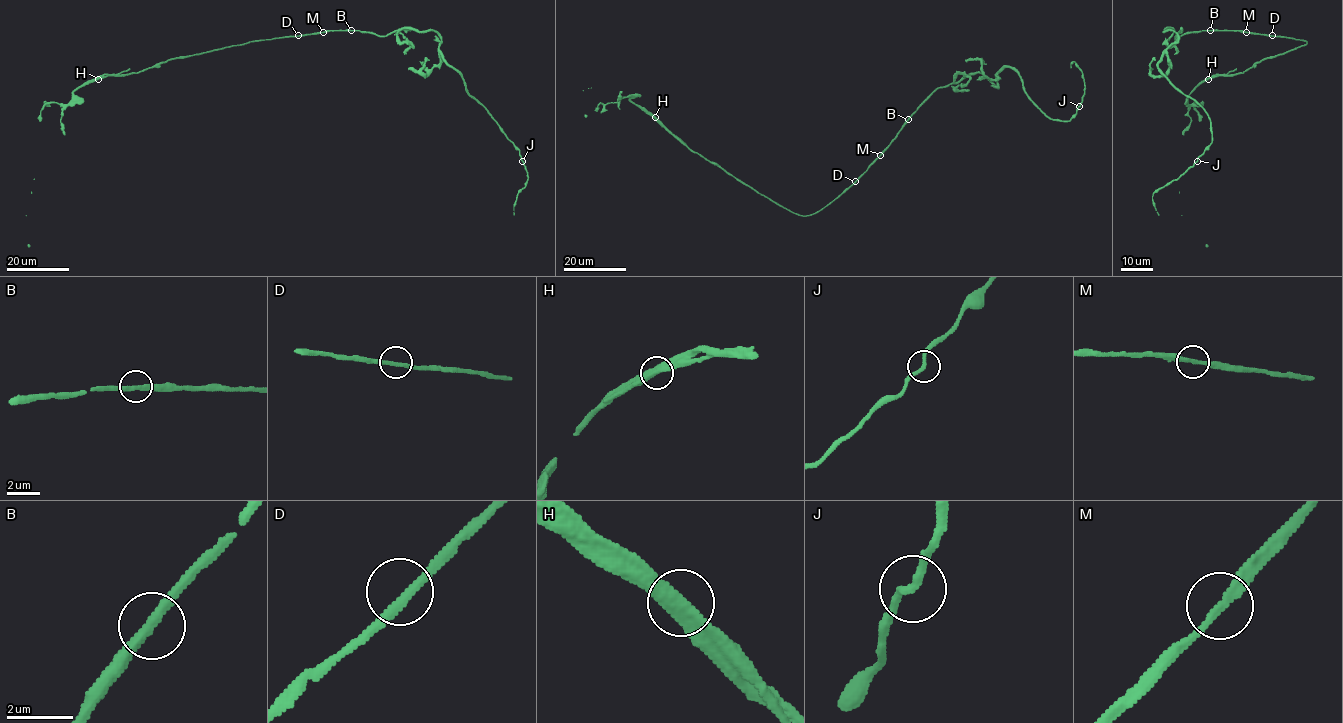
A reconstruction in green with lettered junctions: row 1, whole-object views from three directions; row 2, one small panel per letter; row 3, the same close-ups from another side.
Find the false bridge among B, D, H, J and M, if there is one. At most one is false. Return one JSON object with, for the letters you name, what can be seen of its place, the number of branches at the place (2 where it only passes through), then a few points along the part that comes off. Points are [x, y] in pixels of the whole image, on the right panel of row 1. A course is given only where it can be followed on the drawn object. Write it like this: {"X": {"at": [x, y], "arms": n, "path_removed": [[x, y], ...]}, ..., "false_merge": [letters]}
{"H": {"at": [1208, 79], "arms": 2, "path_removed": [[1208, 78], [1199, 84], [1181, 215], [1206, 247]]}, "false_merge": ["H"]}

